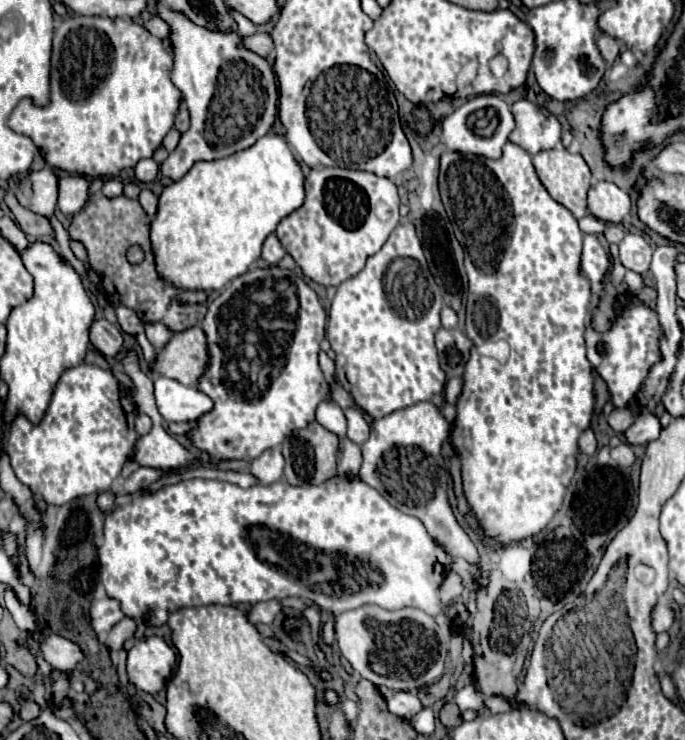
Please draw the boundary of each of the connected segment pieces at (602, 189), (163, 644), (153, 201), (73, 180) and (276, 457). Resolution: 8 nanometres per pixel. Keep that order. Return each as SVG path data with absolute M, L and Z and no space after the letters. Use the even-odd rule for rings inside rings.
M594 182L588 190L588 212L602 222L620 224L630 206L630 196L612 182Z
M160 636L142 638L128 650L128 680L142 692L158 694L174 670L176 650Z
M144 186L142 188L142 192L140 192L140 196L138 196L138 200L140 200L140 204L142 204L142 208L144 208L144 212L150 216L150 218L154 218L156 216L156 206L158 206L158 198Z
M82 176L58 178L58 208L62 214L76 214L88 200L88 182Z
M270 448L270 450L262 452L250 464L250 472L264 486L270 486L270 484L278 482L282 478L282 472L284 472L284 456L282 456L280 448Z

